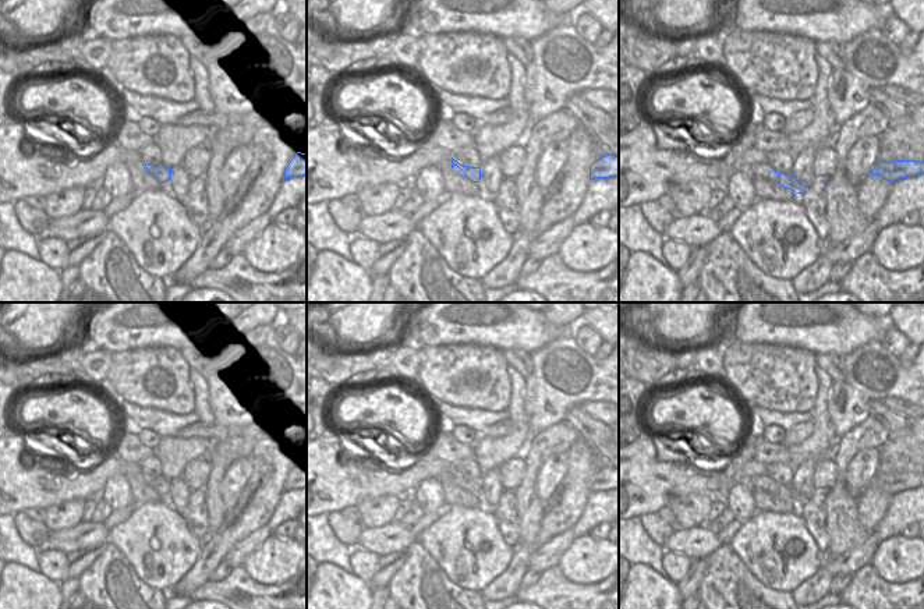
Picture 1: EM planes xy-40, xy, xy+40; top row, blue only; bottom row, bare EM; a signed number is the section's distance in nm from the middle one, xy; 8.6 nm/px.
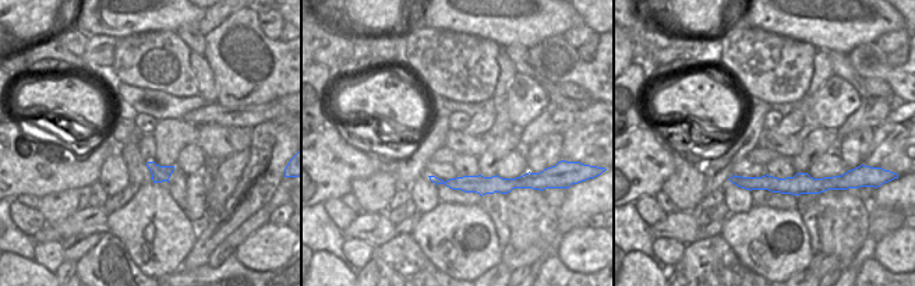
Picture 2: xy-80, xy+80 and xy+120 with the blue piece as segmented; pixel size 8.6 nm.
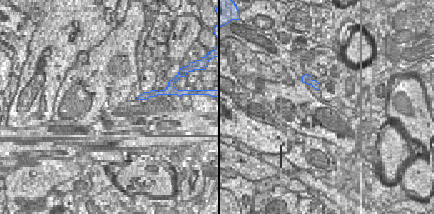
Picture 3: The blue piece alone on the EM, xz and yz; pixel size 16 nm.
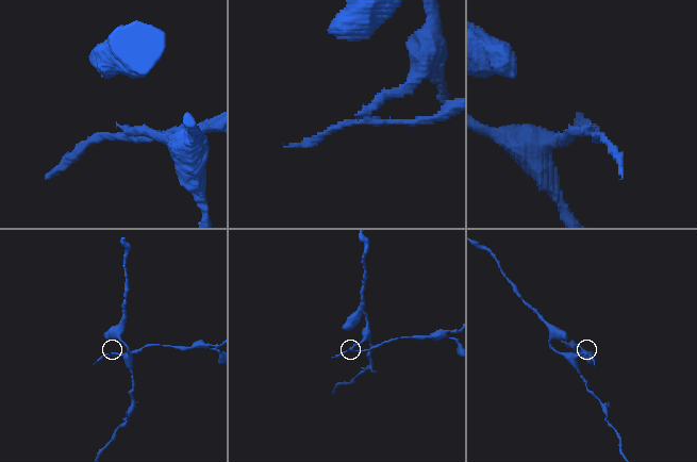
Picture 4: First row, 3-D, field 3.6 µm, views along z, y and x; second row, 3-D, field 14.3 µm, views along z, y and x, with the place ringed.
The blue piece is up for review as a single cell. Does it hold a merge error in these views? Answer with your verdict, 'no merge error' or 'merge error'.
merge error

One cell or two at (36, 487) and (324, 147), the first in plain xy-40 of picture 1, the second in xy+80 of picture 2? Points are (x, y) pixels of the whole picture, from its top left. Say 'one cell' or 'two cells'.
one cell

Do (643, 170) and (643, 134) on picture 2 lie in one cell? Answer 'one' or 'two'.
one

